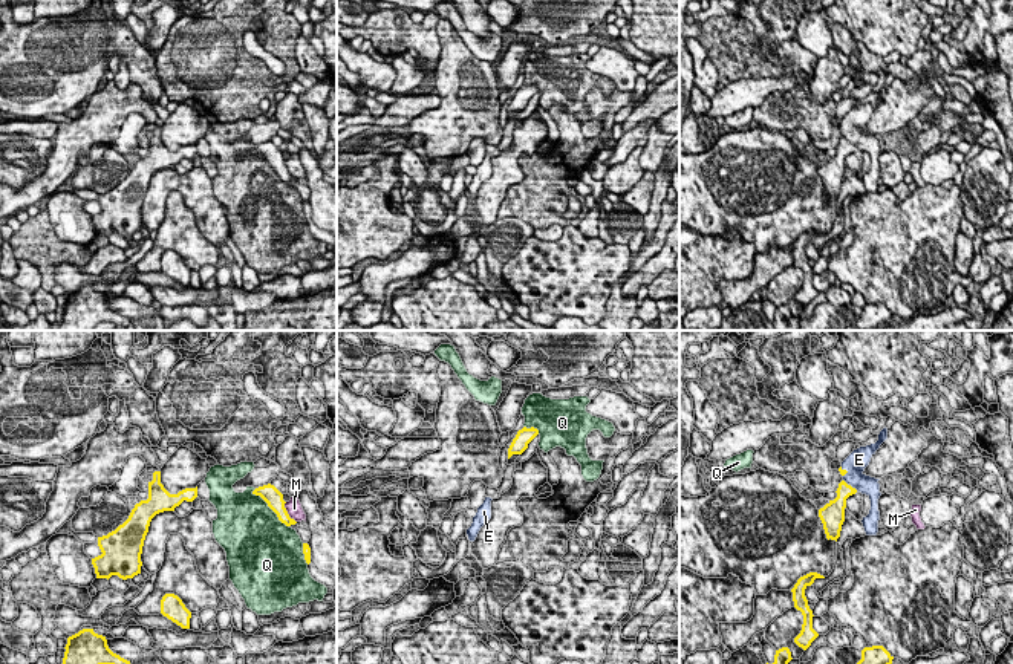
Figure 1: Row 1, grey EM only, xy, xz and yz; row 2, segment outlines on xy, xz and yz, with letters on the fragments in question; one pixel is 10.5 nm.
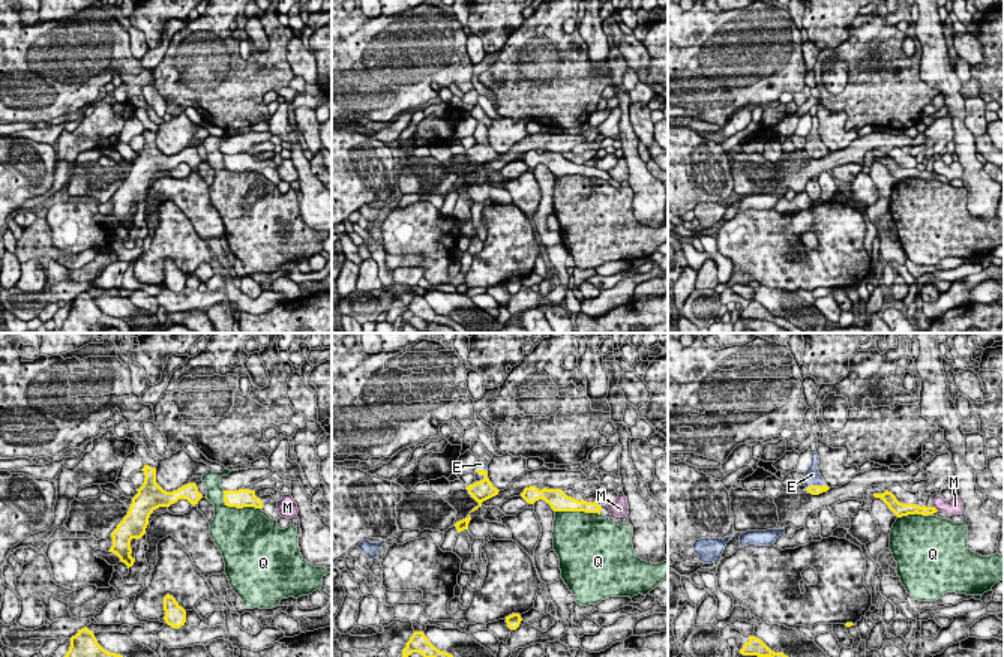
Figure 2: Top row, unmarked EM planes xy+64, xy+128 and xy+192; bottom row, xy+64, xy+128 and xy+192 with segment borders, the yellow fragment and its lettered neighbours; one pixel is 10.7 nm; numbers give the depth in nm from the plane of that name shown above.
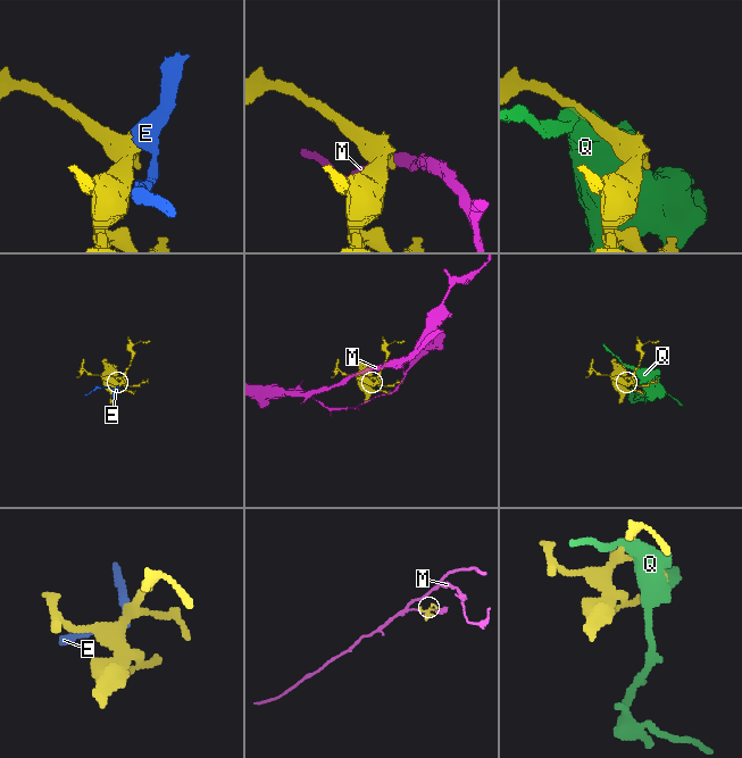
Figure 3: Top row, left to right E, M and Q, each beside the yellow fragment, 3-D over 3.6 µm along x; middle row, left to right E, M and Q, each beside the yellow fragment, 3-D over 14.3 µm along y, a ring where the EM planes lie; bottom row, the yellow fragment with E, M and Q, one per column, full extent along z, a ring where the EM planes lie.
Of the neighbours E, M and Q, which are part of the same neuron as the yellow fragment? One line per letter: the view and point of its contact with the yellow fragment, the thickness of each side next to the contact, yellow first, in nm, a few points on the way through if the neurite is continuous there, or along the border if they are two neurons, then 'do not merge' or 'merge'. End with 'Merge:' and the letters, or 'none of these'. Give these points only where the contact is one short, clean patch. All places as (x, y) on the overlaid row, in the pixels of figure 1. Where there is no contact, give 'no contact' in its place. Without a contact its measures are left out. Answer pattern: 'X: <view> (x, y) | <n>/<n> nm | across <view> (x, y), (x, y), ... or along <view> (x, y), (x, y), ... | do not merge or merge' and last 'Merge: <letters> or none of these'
E: yz (850, 485) | 160/220 nm | across yz (843, 491), (850, 485), (856, 462) | merge
M: xy (286, 513) | 190/160 nm | do not merge
Q: xy (270, 507) | 190/500 nm | do not merge
Merge: E

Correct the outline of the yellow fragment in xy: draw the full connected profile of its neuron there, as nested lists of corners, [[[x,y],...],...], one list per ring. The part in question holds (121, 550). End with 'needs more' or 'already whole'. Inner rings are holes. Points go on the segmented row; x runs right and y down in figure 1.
[[[161,471],[153,473],[148,482],[148,499],[141,500],[132,509],[129,519],[107,535],[98,537],[101,555],[92,558],[96,578],[118,575],[122,580],[141,574],[141,554],[151,519],[164,511],[174,511],[184,500],[193,502],[196,488],[185,488],[170,494],[161,483]]] | already whole

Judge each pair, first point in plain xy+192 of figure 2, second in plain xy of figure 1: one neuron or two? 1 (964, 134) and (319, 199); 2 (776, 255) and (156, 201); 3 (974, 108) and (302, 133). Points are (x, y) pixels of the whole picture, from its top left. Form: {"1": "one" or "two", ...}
{"1": "one", "2": "two", "3": "two"}

